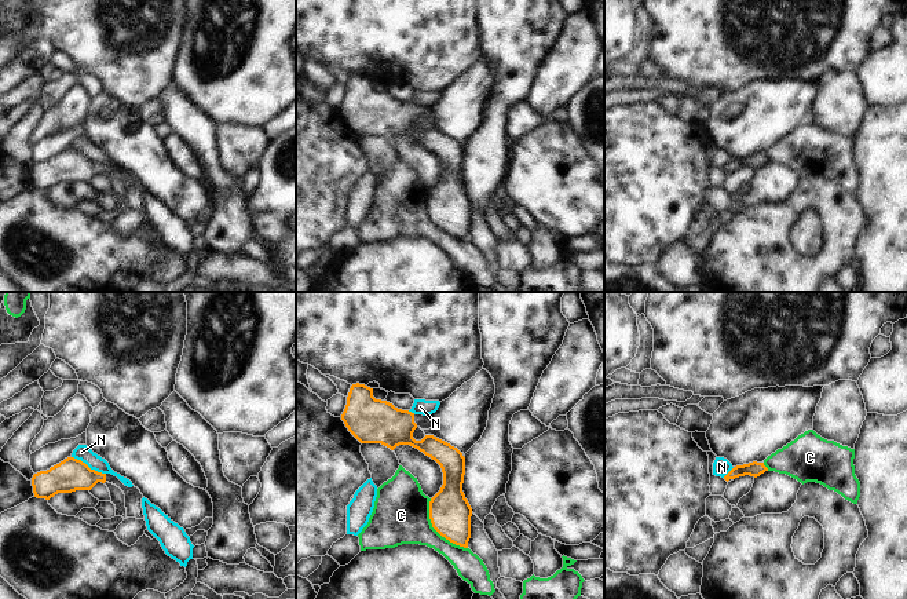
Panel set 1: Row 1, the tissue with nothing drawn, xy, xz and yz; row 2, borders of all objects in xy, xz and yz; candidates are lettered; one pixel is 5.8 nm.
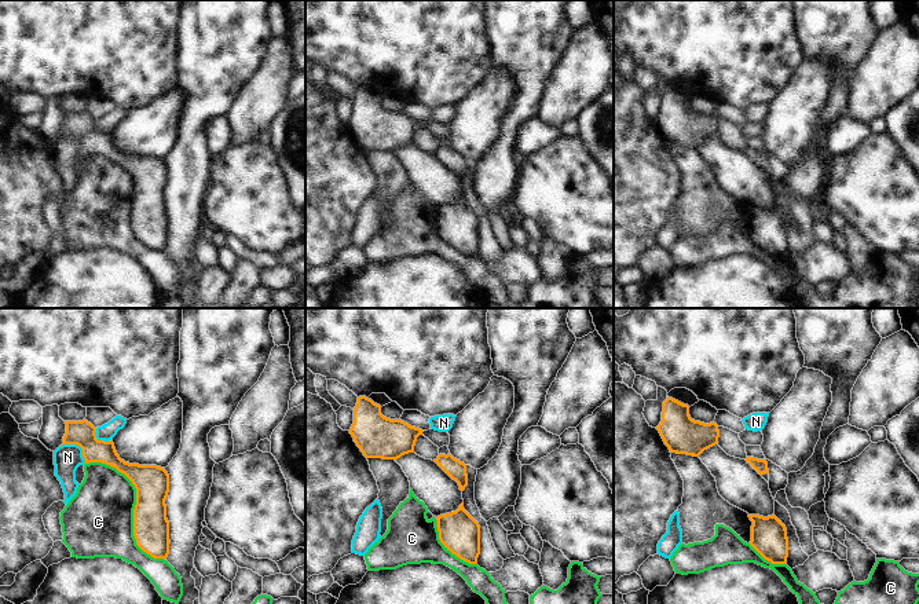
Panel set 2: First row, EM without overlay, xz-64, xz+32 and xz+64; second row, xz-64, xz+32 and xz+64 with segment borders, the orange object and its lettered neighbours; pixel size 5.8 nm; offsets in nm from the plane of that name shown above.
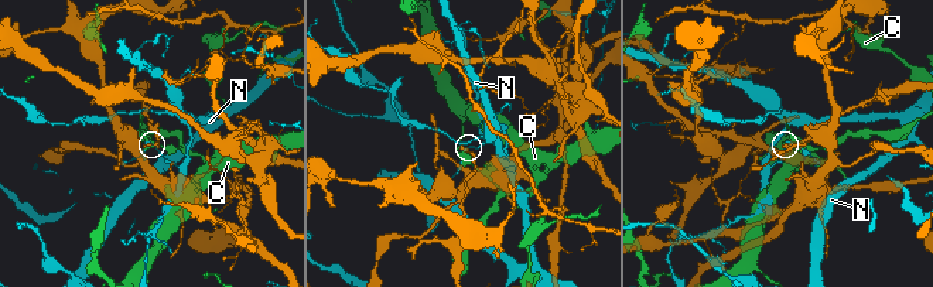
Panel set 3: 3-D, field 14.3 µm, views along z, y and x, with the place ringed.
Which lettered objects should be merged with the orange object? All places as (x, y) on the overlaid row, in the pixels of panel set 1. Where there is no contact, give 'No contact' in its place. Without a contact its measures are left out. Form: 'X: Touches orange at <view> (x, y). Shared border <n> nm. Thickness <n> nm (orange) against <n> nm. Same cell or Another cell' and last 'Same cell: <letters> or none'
C: Touches orange at xz (436, 530). Shared border 360 nm. Thickness 240 nm (orange) against 340 nm. Another cell
N: Touches orange at xy (87, 466). Shared border 220 nm. Thickness 190 nm (orange) against 90 nm. Another cell
Same cell: none

